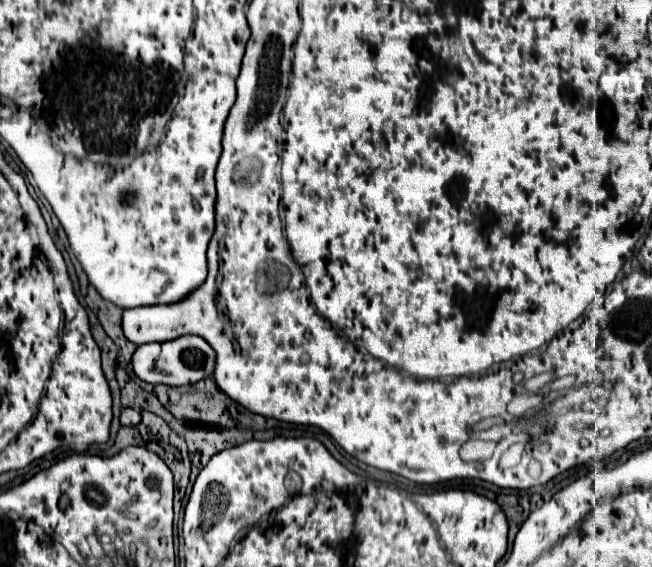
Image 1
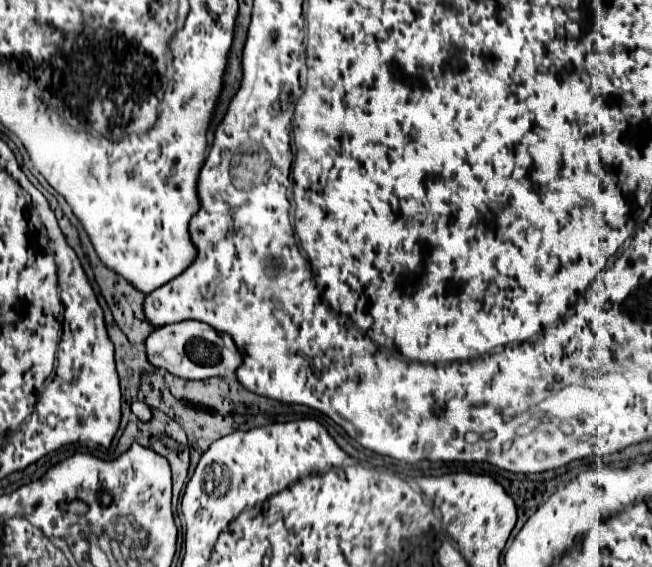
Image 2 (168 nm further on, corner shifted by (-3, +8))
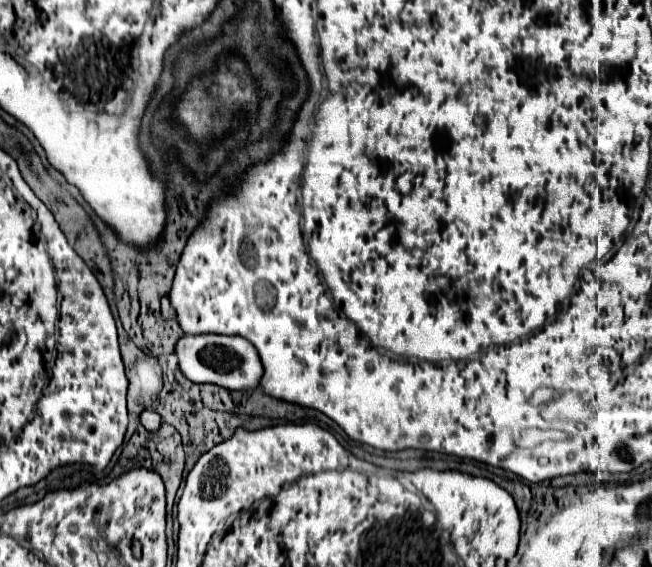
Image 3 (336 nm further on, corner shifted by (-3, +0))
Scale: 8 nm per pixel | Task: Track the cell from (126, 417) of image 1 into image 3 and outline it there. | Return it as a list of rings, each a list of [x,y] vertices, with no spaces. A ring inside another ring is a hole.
[[[143,411],[143,413],[141,413],[141,425],[143,425],[147,431],[155,431],[155,429],[159,429],[159,425],[161,425],[161,417],[159,417],[155,411]]]

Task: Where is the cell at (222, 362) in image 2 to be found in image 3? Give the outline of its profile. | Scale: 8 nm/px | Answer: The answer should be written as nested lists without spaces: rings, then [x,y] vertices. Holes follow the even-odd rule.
[[[183,335],[175,343],[175,355],[181,373],[193,383],[213,383],[225,389],[257,389],[259,377],[263,375],[255,347],[237,335]]]

